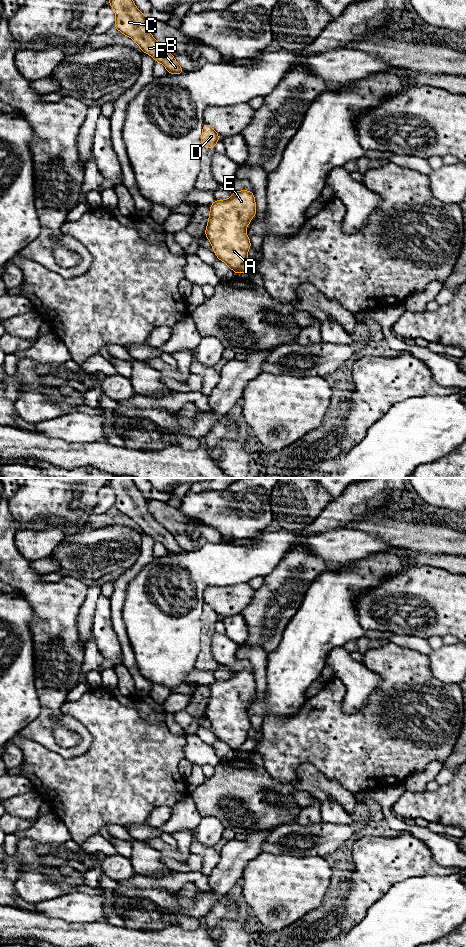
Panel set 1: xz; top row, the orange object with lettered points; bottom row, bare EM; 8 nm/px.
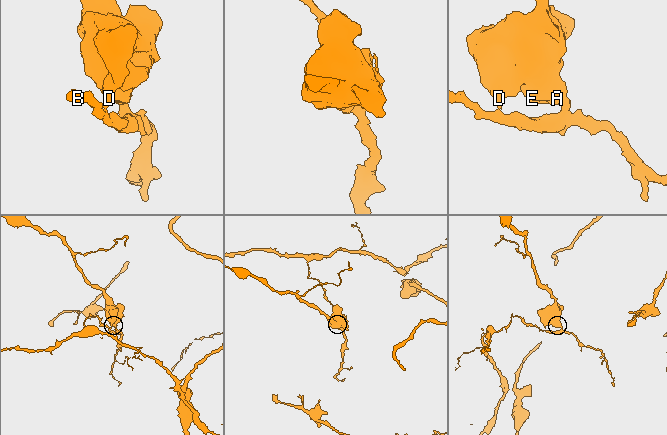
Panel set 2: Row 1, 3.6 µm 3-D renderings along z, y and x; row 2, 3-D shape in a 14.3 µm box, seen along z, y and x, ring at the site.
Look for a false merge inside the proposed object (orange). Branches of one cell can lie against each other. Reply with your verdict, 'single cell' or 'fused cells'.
fused cells

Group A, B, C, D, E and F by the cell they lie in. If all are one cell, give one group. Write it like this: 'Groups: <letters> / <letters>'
Groups: A D E / B C F

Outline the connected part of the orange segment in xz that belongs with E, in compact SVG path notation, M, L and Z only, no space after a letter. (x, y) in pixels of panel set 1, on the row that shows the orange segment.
M236 191L228 200L215 200L210 205L210 216L205 235L216 257L233 271L247 262L250 239L246 227L256 214L252 191Z

